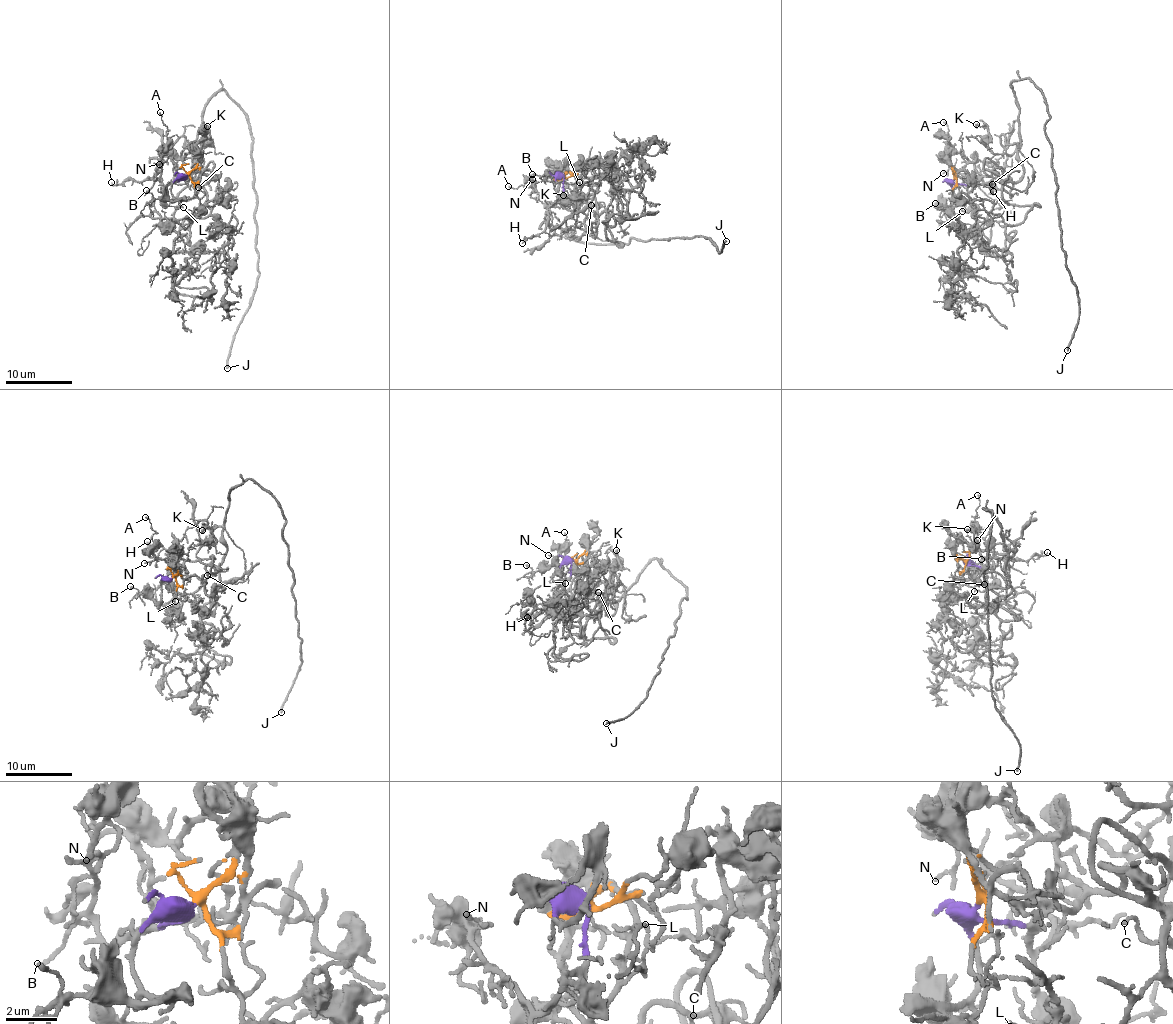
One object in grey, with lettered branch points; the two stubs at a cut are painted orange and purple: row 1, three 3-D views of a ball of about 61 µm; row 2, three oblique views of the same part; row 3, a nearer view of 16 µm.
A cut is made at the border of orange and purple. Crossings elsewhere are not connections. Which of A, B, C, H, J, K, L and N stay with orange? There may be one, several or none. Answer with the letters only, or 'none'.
C, J, K

